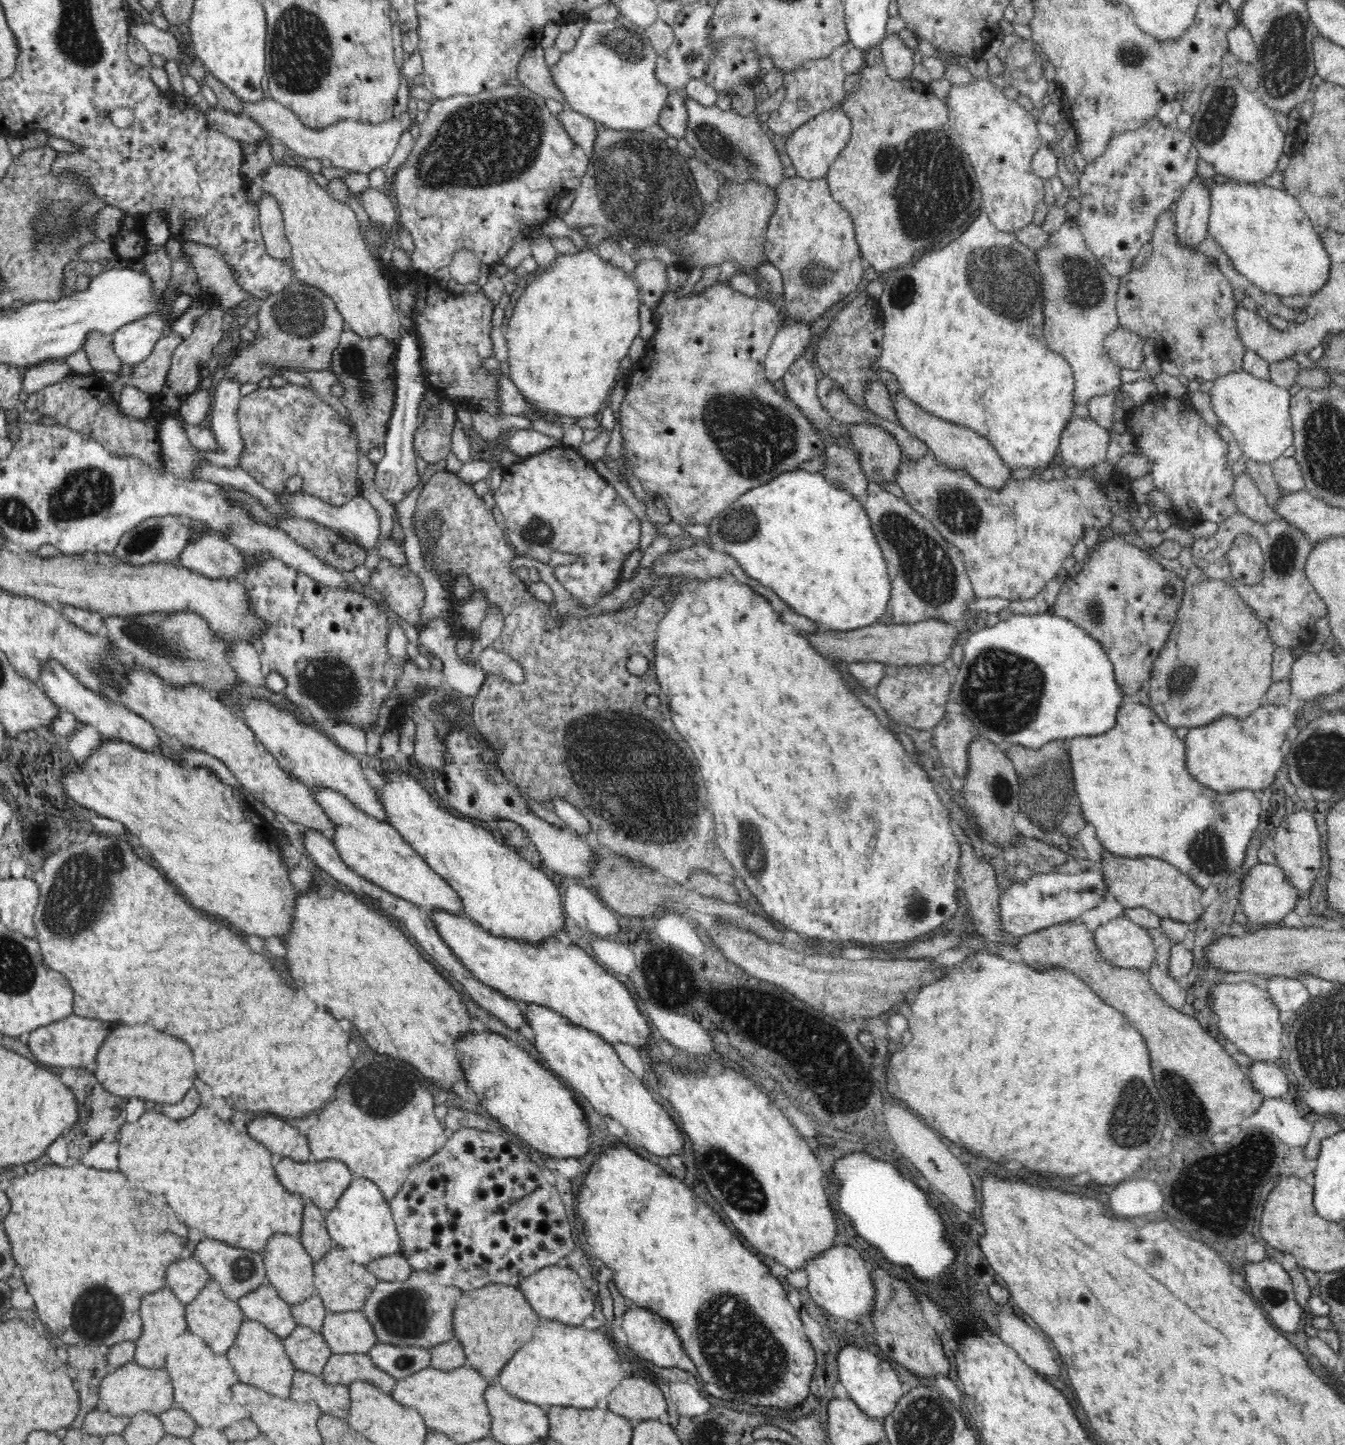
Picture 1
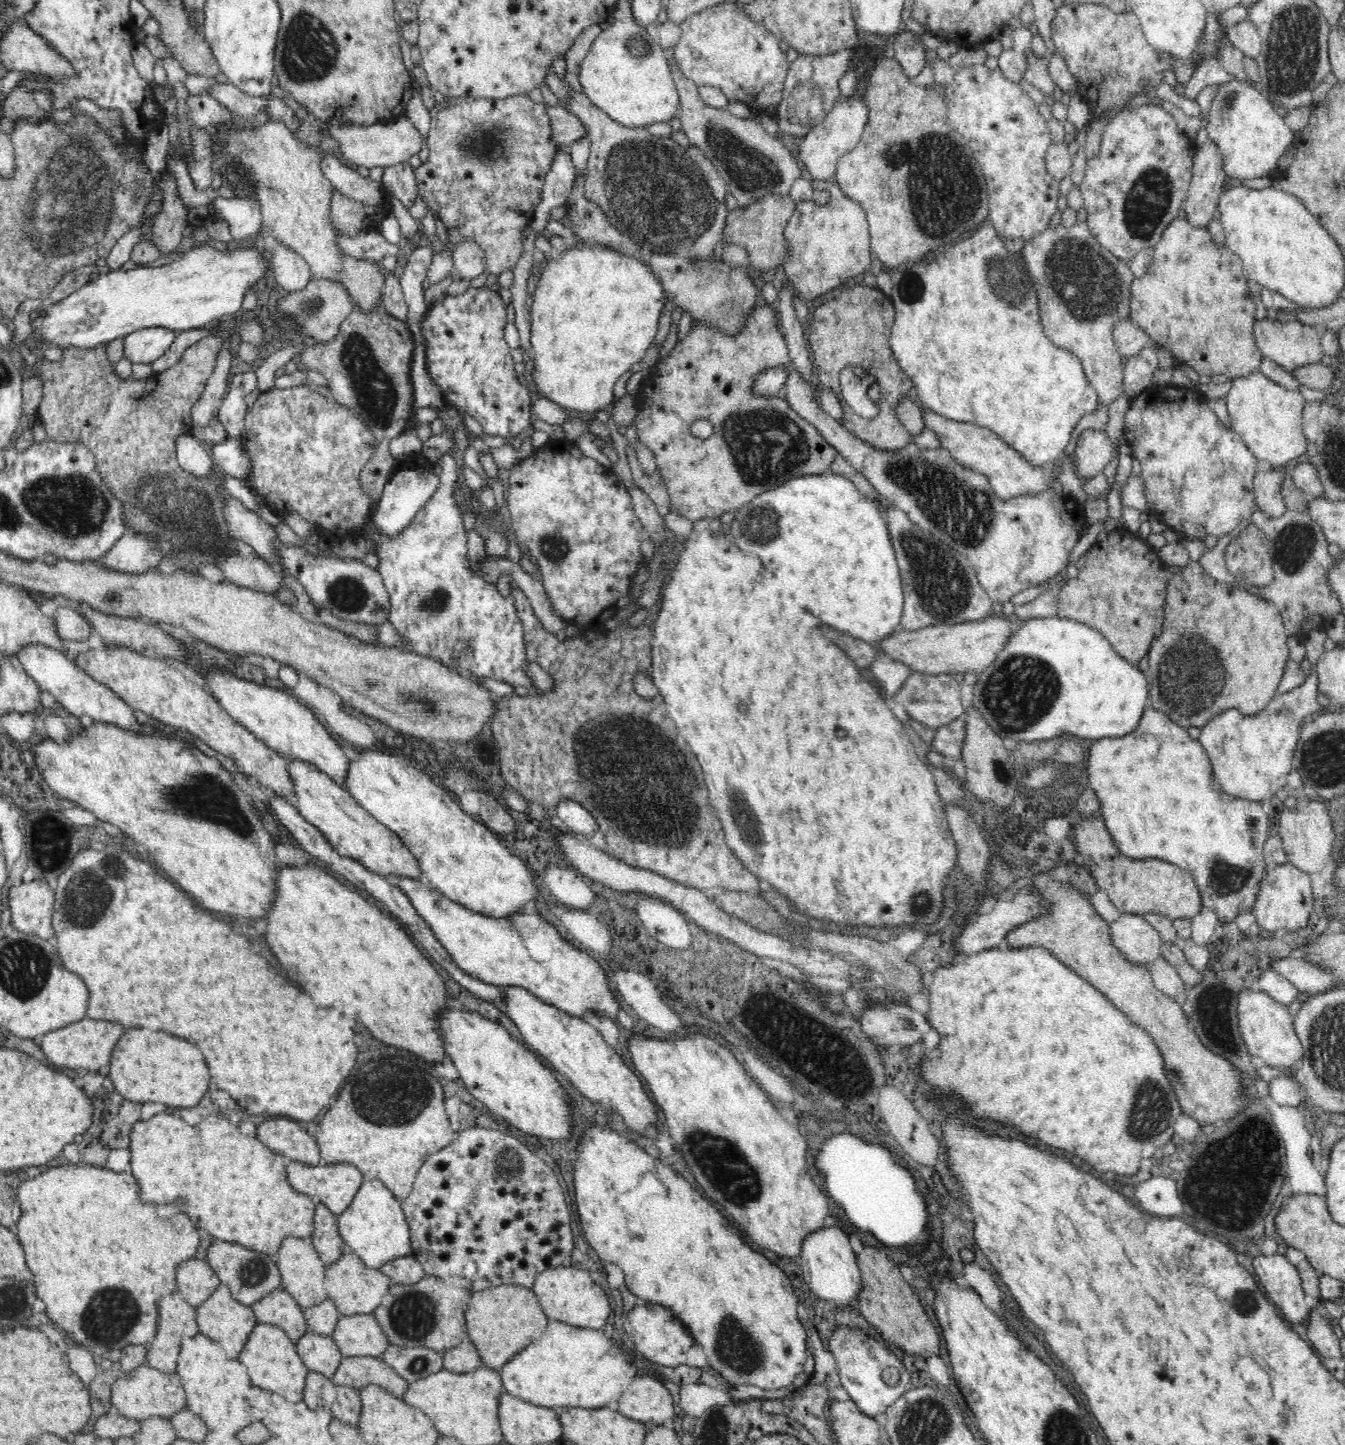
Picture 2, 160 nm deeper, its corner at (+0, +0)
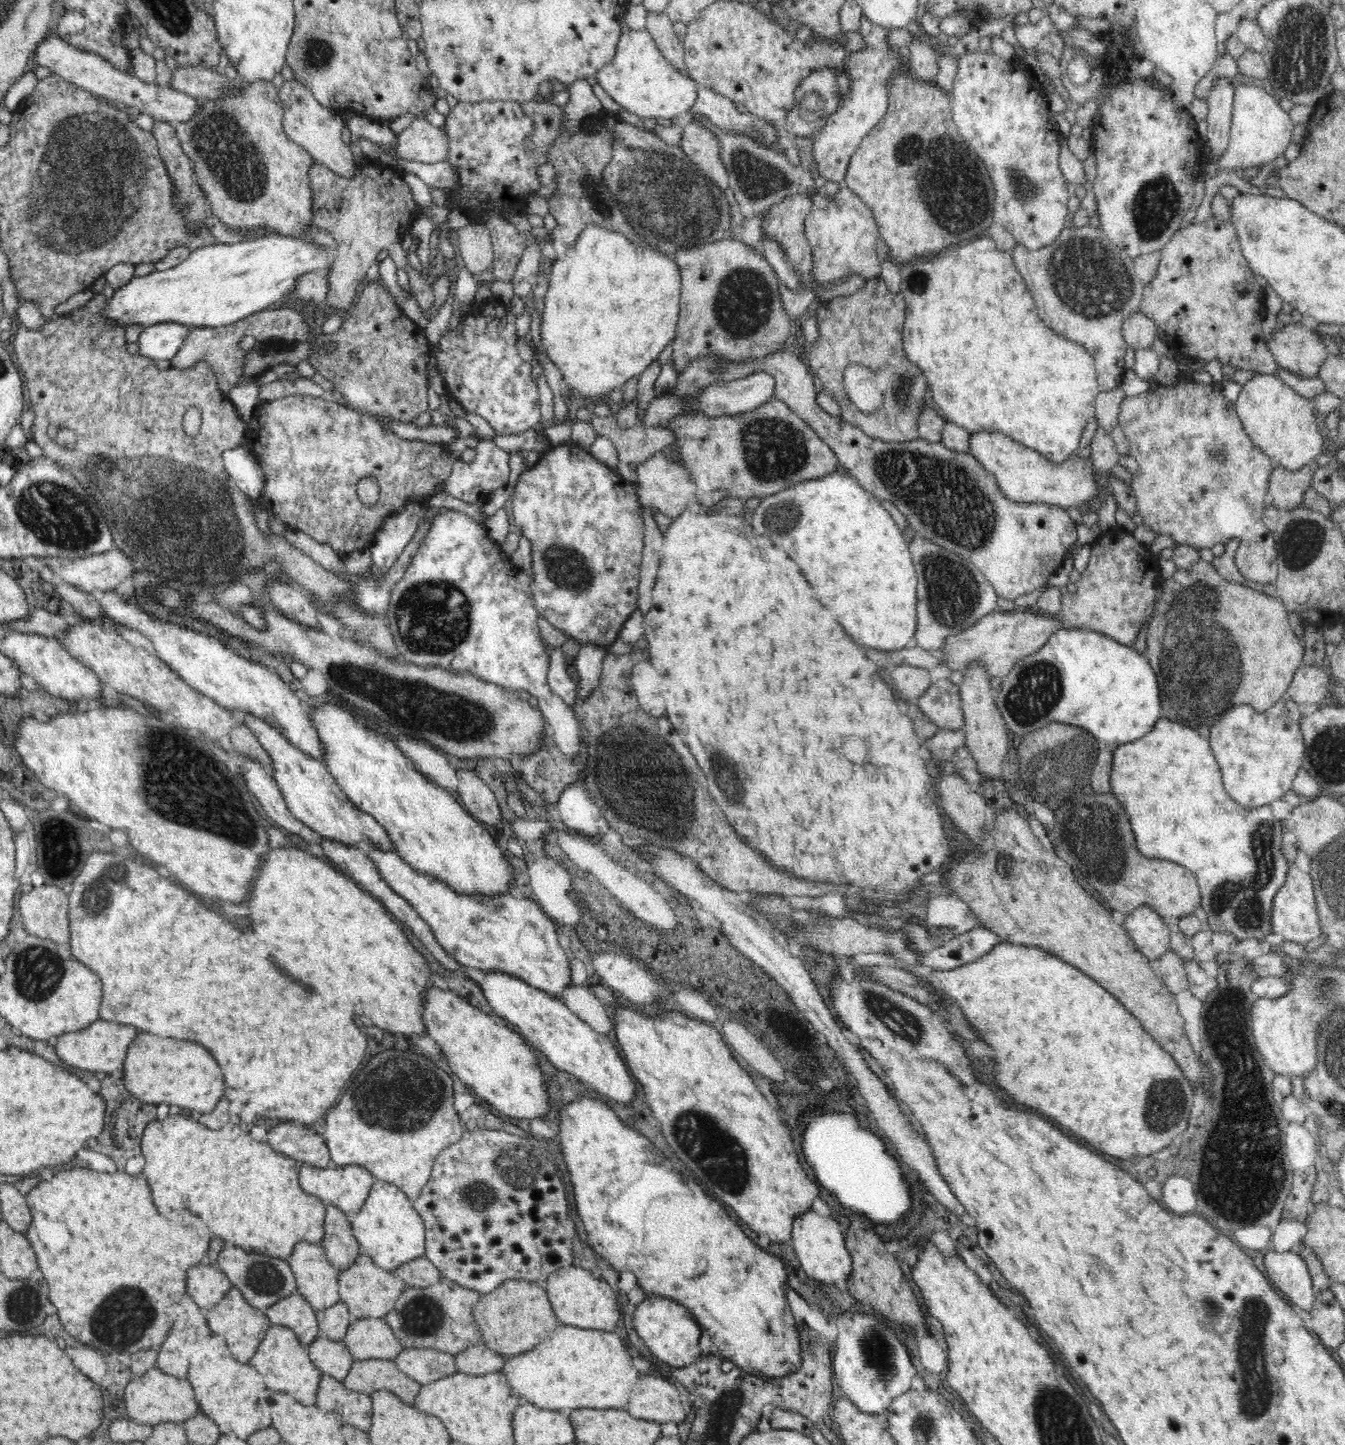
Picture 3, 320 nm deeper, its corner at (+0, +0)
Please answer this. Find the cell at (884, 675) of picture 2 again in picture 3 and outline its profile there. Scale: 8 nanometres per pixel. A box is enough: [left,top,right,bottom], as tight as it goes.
[889,665,933,702]

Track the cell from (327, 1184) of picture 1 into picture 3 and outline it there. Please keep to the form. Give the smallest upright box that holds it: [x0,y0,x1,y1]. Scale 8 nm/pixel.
[298,1164,375,1217]

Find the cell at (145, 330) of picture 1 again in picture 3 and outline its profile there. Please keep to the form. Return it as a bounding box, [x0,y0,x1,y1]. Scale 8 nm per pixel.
[137,322,188,361]

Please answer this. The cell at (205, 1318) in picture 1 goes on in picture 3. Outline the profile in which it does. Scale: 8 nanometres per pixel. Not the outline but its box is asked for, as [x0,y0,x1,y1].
[204,1287,272,1364]

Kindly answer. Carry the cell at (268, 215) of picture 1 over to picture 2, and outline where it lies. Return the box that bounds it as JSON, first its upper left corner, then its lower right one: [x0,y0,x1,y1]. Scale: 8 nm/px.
[268,239,312,292]

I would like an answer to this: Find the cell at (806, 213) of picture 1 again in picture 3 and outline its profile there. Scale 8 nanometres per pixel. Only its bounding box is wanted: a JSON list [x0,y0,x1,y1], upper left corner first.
[804,181,881,288]

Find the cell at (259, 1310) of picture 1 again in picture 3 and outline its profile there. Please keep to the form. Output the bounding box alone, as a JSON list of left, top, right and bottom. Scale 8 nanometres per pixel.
[264,1292,320,1347]

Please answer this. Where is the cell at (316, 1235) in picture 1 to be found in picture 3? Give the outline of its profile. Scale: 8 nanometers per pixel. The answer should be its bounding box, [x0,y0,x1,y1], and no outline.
[320,1203,360,1271]

